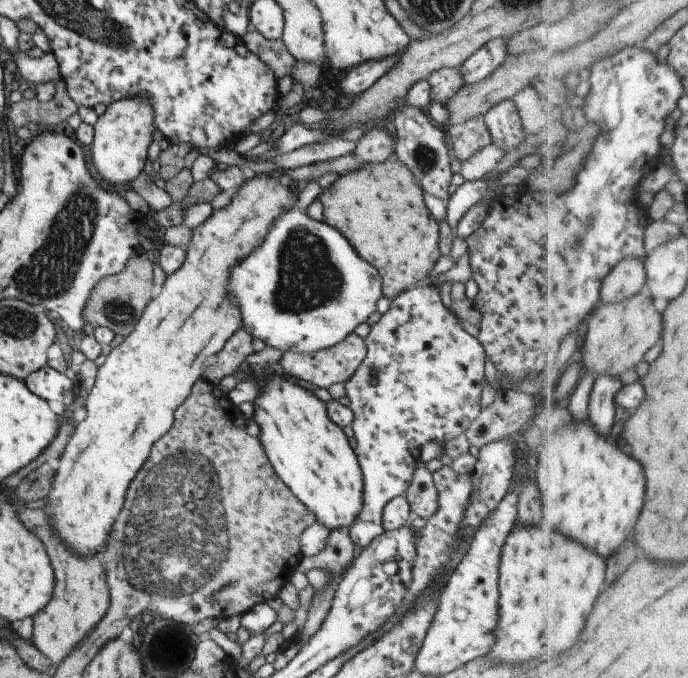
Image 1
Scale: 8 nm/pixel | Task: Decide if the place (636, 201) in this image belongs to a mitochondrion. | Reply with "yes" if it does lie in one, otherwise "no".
no

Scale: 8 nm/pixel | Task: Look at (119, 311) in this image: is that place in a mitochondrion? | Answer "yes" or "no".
yes

